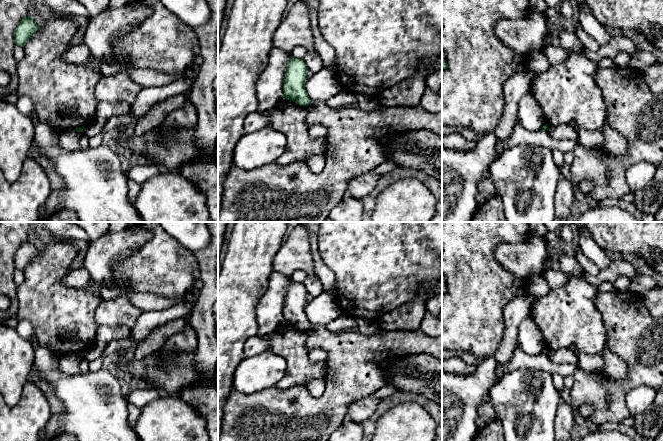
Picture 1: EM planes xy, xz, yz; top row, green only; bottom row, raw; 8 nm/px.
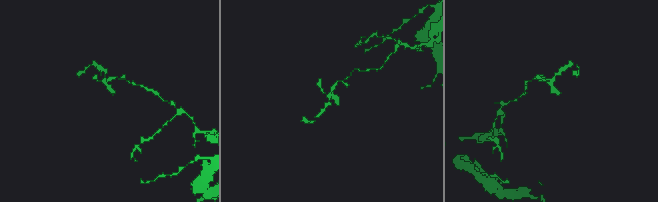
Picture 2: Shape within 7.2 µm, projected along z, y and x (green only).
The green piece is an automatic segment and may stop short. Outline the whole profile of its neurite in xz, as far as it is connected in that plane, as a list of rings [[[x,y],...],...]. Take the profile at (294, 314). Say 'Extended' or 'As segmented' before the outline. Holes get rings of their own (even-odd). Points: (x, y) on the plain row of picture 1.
As segmented. [[[289,282],[285,305],[283,310],[286,324],[293,325],[299,329],[308,330],[311,326],[306,314],[306,299],[308,293],[302,283]]]

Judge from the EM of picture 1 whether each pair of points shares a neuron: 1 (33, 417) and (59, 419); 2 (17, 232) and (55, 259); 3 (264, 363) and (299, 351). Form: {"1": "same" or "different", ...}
{"1": "different", "2": "different", "3": "different"}

